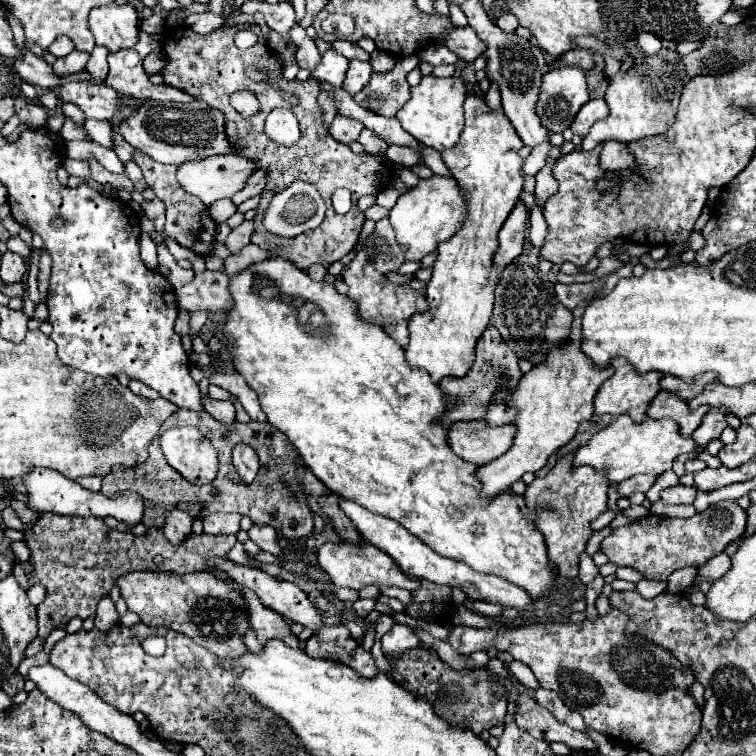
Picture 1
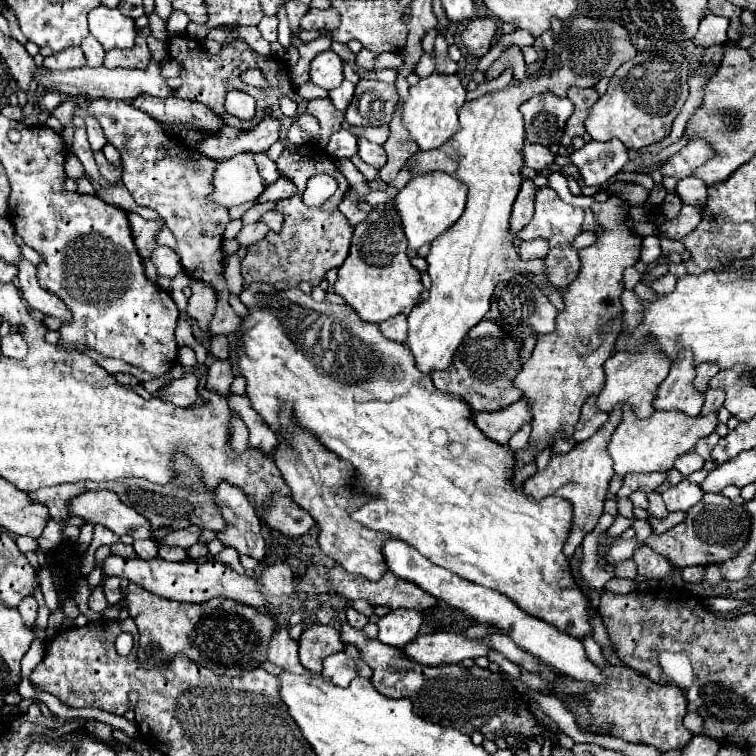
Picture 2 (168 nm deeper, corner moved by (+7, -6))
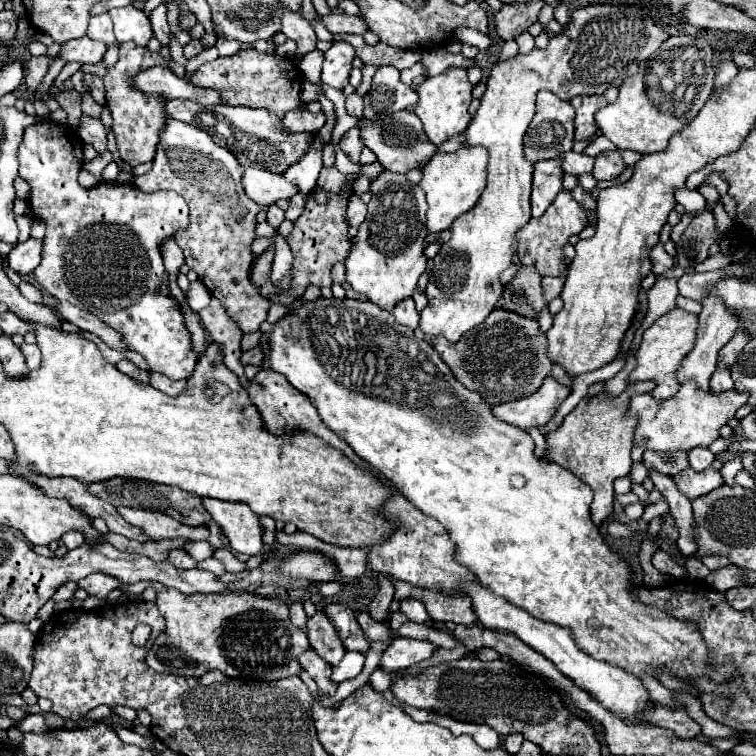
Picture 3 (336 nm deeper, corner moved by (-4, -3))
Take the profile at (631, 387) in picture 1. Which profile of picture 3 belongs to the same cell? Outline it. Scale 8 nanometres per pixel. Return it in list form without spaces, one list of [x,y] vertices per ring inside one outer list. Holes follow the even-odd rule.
[[[673,309],[667,315],[659,317],[649,329],[643,333],[643,341],[637,351],[637,367],[629,375],[629,381],[639,381],[639,379],[653,379],[657,387],[653,389],[653,397],[663,401],[669,399],[679,391],[679,381],[677,381],[677,369],[681,361],[687,357],[687,353],[695,347],[695,331],[699,327],[697,315],[687,313],[683,309]]]

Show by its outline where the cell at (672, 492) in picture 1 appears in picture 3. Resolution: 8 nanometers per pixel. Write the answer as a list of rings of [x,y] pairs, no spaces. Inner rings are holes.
[[[687,467],[679,475],[675,475],[673,479],[675,479],[675,485],[679,487],[679,491],[683,495],[687,495],[687,499],[697,499],[697,497],[717,489],[719,485],[723,485],[721,473],[717,469],[713,469],[713,467],[709,467],[707,471],[701,471],[701,473]]]

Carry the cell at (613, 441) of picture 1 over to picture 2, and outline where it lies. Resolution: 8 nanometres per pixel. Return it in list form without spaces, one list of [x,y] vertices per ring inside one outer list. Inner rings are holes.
[[[624,406],[622,422],[616,428],[618,436],[612,436],[610,456],[614,460],[614,470],[618,476],[644,474],[644,472],[666,472],[674,466],[676,458],[694,450],[698,440],[710,436],[716,428],[716,414],[688,418],[680,412],[654,412],[650,418],[640,420]]]

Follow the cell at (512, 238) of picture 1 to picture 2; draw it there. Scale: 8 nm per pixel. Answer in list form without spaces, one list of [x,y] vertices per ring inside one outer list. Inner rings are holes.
[[[524,180],[522,188],[516,196],[516,202],[512,206],[512,216],[510,216],[510,234],[512,236],[516,236],[532,220],[534,194],[536,194],[536,188],[534,188],[532,180]]]

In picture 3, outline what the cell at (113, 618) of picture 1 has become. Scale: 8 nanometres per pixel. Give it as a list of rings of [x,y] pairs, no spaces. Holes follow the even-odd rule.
[[[91,573],[89,577],[77,581],[77,585],[85,589],[87,595],[95,595],[99,599],[105,599],[113,589],[125,587],[125,583],[121,583],[119,579],[113,579],[111,575],[103,575],[103,573]]]

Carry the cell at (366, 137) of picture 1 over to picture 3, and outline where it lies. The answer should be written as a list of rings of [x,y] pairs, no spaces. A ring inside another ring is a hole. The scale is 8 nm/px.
[[[405,111],[405,115],[387,115],[375,121],[369,121],[361,127],[361,141],[367,145],[379,159],[379,163],[395,173],[407,173],[419,165],[425,165],[437,151],[423,129],[423,123],[417,119],[415,113]]]

